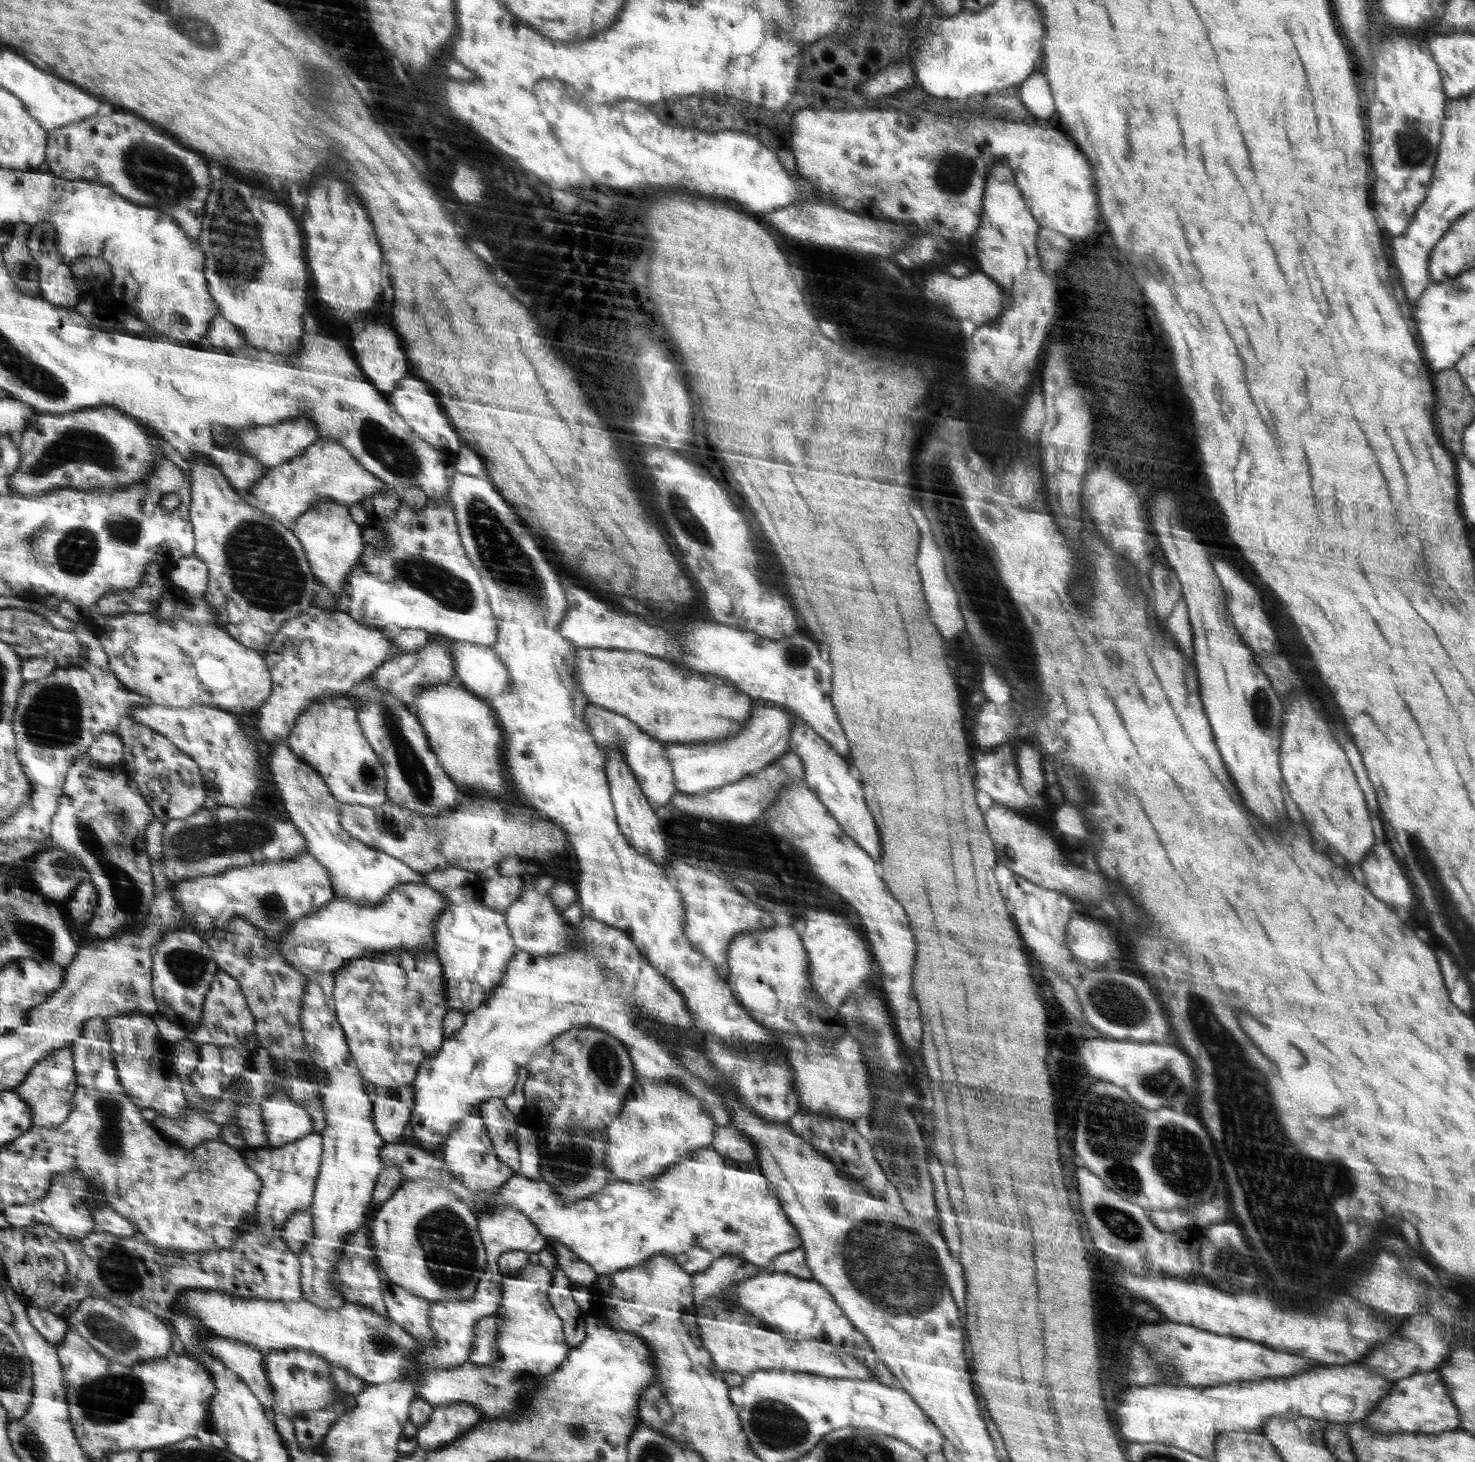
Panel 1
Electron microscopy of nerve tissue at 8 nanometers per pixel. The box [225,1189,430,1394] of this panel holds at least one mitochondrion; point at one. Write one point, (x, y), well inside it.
(381, 1341)

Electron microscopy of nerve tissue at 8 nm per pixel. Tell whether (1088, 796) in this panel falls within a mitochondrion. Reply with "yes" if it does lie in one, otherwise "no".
yes

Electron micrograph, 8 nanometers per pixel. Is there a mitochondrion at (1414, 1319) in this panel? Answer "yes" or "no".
no

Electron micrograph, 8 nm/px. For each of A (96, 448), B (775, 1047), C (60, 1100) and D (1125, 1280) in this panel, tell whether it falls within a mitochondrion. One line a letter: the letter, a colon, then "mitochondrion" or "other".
A: mitochondrion
B: other
C: mitochondrion
D: other

